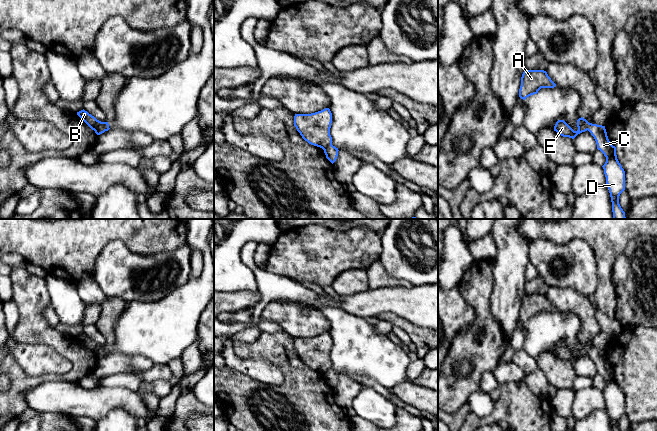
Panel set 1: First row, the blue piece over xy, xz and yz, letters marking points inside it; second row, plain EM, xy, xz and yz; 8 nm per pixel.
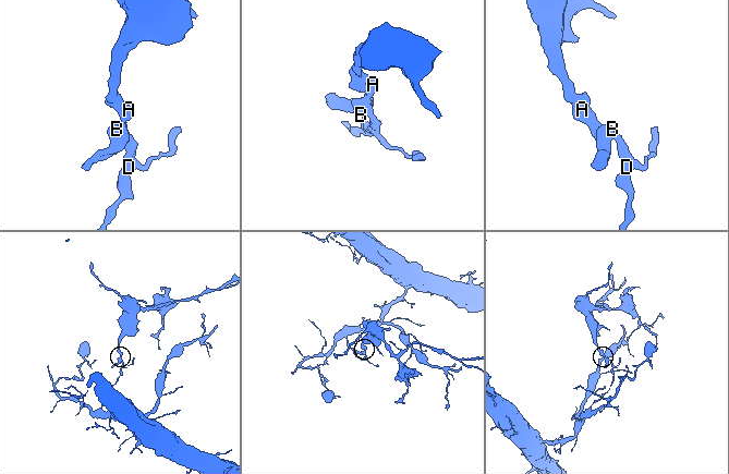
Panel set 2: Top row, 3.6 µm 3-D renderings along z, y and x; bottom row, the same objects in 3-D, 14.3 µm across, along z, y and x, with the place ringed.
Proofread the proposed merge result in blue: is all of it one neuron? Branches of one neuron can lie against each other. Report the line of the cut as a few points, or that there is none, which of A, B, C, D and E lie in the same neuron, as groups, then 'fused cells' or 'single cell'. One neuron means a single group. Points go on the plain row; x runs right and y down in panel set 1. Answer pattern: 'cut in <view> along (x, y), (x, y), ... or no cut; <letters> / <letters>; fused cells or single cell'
cut in xz along (331, 367), (323, 373); A B E / C D; fused cells

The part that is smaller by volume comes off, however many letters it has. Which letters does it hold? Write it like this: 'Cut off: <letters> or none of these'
Cut off: A, B, E

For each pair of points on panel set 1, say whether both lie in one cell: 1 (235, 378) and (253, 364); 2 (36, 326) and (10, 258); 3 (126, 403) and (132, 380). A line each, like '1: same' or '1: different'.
1: different
2: different
3: different

